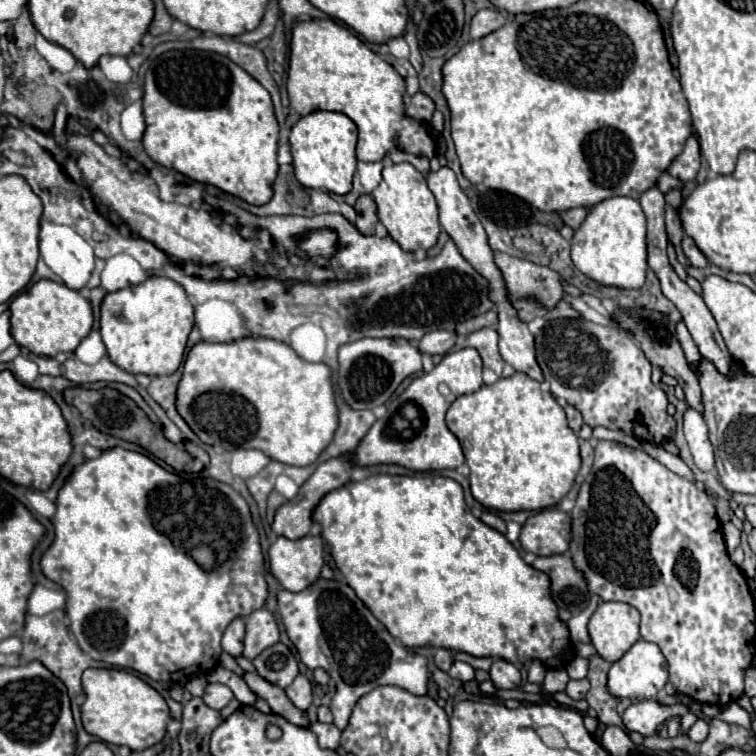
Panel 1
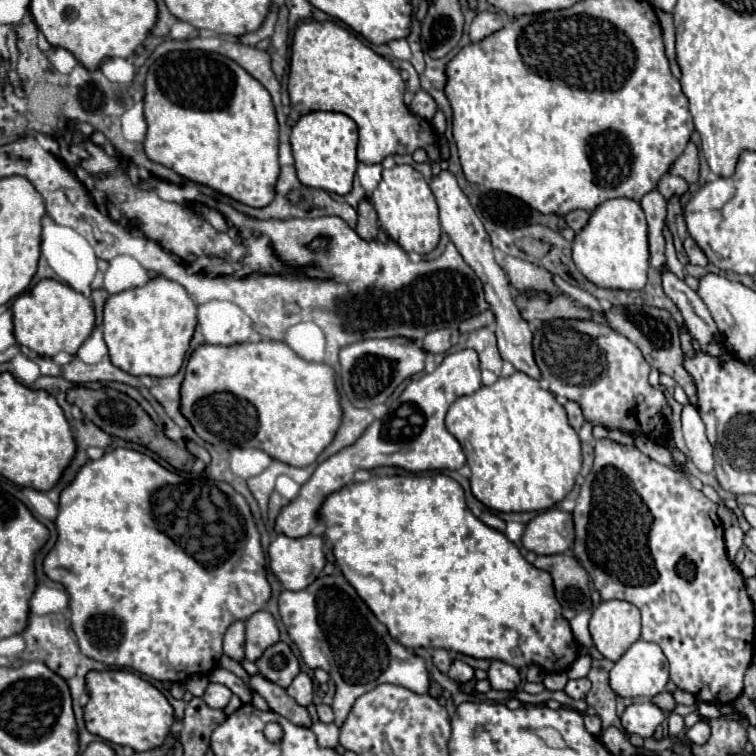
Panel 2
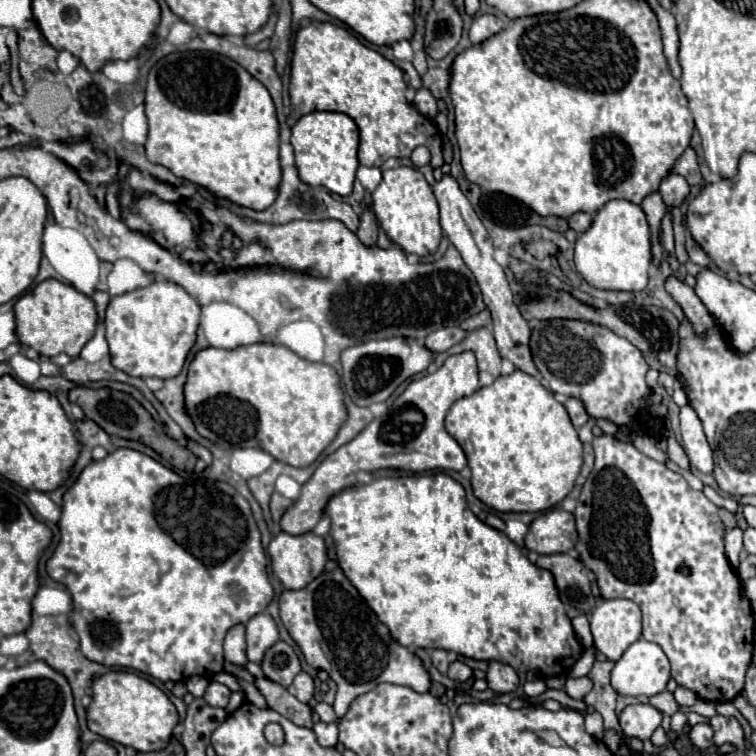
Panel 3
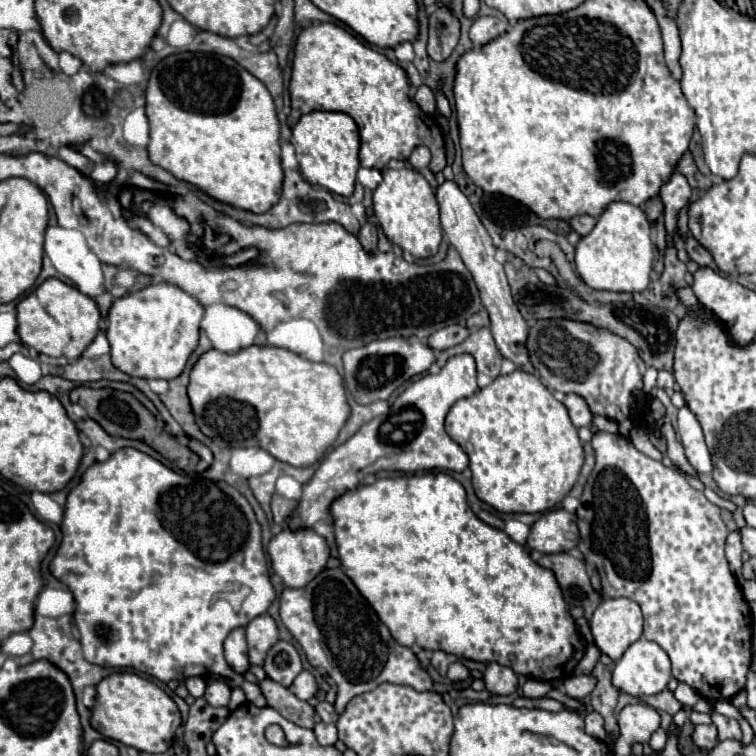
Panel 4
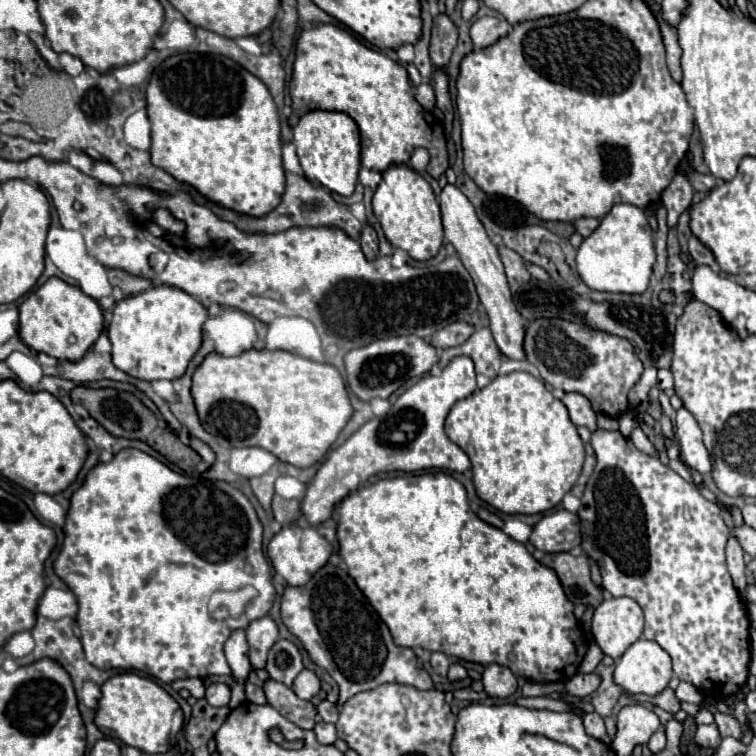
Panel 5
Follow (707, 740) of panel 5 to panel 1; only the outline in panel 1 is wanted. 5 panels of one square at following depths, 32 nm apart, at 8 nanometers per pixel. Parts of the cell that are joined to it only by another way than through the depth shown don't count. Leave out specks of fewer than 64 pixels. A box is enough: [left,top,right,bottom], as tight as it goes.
[690,720,708,742]

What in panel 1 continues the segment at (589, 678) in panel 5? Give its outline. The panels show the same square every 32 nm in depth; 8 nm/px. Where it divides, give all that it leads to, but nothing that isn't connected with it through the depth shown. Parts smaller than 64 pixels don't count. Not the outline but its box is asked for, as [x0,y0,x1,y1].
[564,678,590,700]

